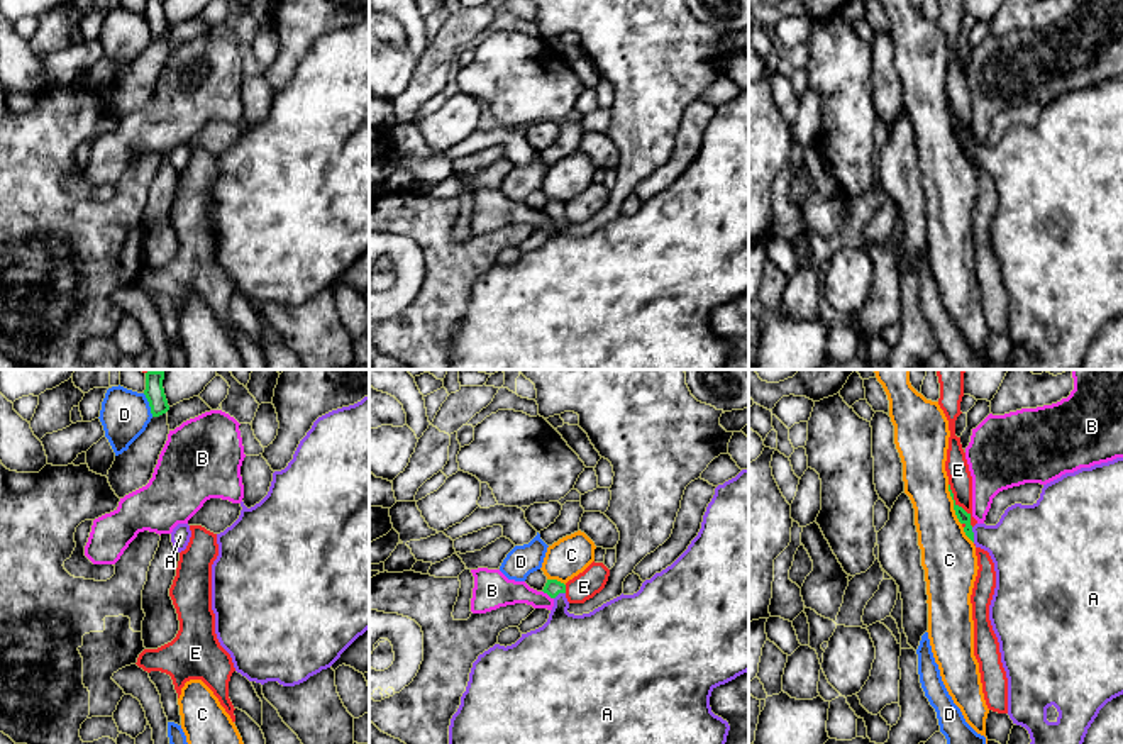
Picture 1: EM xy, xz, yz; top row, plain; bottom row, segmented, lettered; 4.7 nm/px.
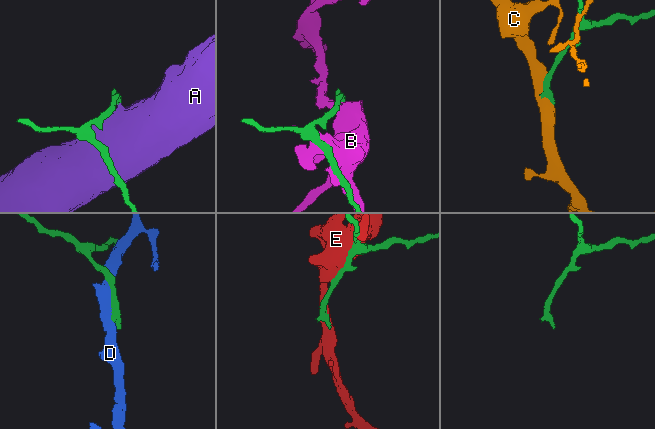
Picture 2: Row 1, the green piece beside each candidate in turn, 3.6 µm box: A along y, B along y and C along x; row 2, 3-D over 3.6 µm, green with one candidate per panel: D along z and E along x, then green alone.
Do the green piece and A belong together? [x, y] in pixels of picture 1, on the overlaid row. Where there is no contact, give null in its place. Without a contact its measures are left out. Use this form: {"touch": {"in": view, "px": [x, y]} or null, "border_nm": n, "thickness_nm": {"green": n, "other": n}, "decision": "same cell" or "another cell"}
{"touch": {"in": "yz", "px": [973, 534]}, "border_nm": 70, "thickness_nm": {"green": 60, "other": 320}, "decision": "same cell"}

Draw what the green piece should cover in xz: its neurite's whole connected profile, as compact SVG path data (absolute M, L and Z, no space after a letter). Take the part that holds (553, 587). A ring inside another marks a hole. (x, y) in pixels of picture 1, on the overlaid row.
M749 469L718 485L703 515L701 529L688 549L666 569L645 580L633 595L620 595L589 614L569 614L566 585L547 580L544 590L554 607L547 622L512 644L495 644L473 663L461 705L451 719L449 744L725 744L730 725L710 707L711 691L749 671Z

